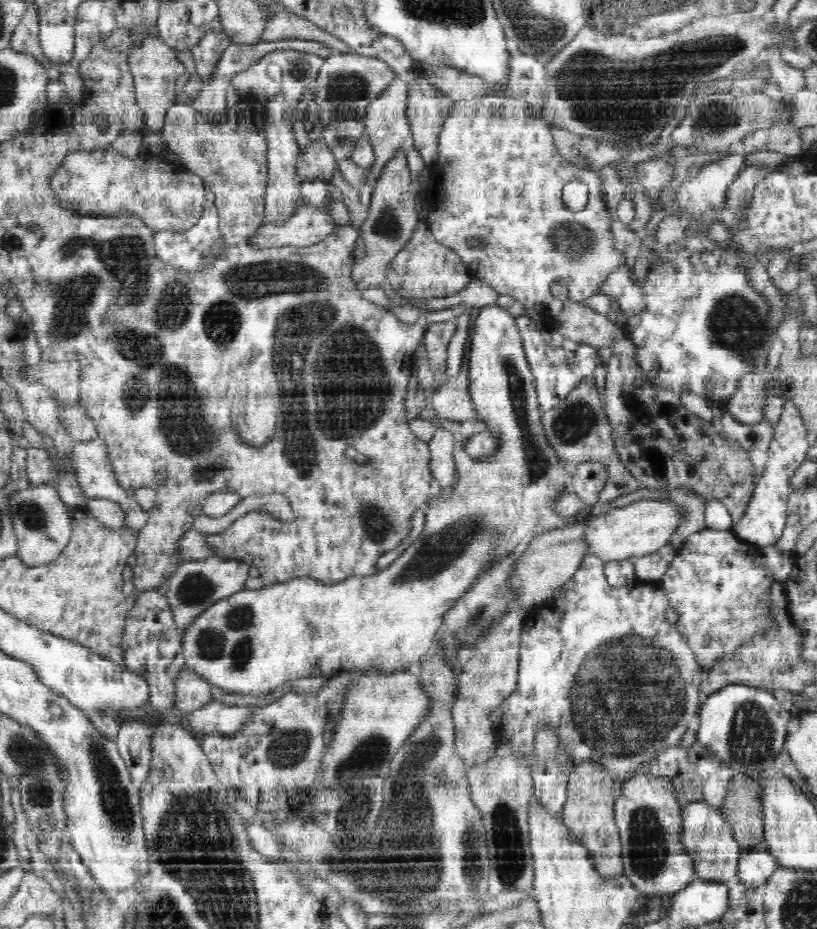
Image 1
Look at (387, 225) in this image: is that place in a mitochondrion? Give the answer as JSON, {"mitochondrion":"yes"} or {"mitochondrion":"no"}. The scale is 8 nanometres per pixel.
{"mitochondrion":"yes"}

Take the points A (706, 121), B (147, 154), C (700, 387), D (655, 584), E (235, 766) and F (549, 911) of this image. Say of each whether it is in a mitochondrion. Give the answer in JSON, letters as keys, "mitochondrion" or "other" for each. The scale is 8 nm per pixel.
{"A":"mitochondrion","B":"other","C":"other","D":"other","E":"other","F":"other"}

